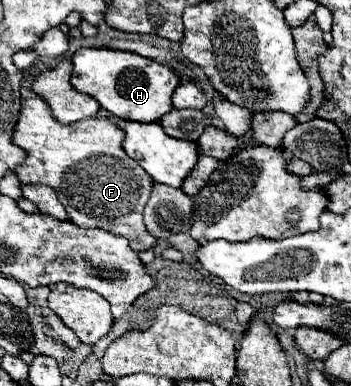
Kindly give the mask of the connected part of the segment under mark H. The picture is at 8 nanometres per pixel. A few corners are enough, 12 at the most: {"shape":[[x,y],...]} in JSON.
{"shape":[[80,48],[72,86],[122,120],[174,108],[172,68],[140,54]]}

